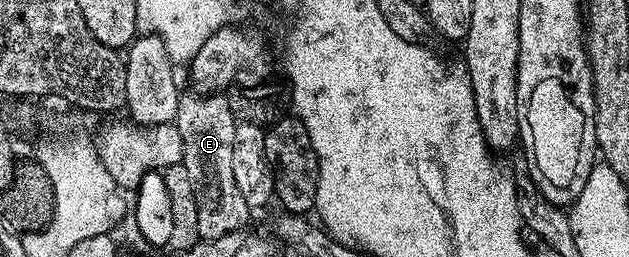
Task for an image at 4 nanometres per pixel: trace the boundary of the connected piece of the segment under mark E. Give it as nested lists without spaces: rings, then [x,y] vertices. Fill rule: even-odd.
[[[222,93],[183,94],[178,101],[176,126],[184,147],[181,166],[188,169],[196,193],[196,221],[199,239],[224,237],[224,233],[242,231],[252,216],[244,203],[243,194],[236,189],[232,174],[232,141],[235,140],[236,120]]]

